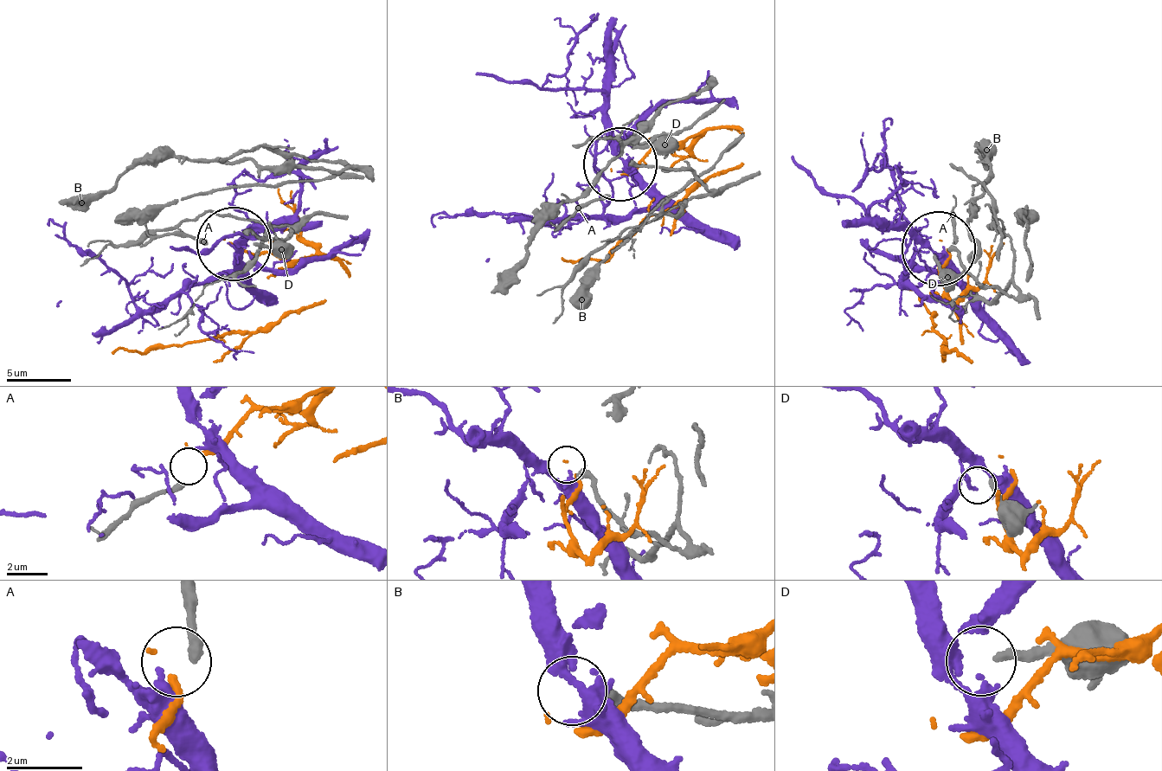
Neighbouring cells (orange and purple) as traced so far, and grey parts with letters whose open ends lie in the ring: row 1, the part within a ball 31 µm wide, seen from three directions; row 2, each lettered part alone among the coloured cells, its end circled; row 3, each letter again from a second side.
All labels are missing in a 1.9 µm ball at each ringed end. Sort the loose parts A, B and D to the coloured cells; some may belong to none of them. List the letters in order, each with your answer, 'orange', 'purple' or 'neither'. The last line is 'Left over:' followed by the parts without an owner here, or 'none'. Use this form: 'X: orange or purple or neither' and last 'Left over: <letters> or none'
A: orange
B: neither
D: neither
Left over: B, D

